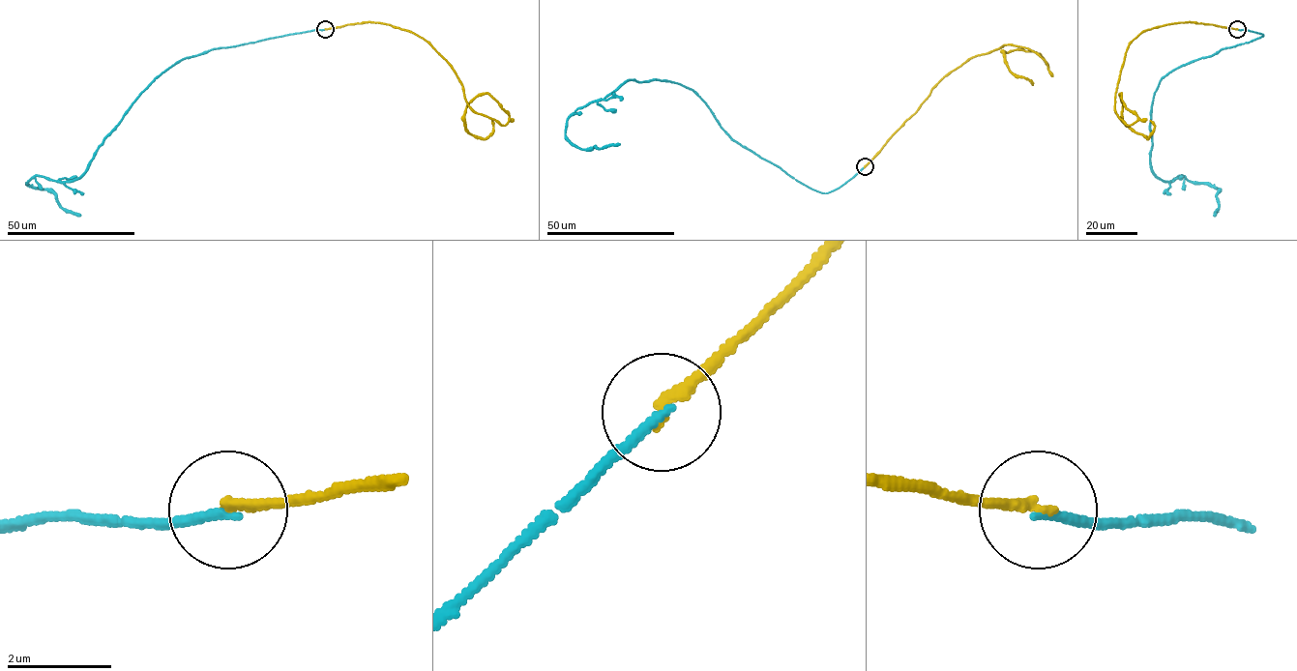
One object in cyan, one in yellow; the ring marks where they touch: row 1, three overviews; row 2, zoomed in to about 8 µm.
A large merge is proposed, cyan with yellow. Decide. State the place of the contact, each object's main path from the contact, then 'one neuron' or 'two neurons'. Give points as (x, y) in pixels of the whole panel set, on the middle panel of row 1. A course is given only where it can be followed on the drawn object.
(865, 166) | cyan via (865, 166), (814, 190), (668, 80), (625, 80), (567, 120), (565, 137), (583, 149), (620, 144) | yellow via (865, 166), (931, 90), (976, 55), (1027, 47), (1048, 67), (1034, 51), (1003, 51), (1004, 60), (1031, 80) | two neurons

